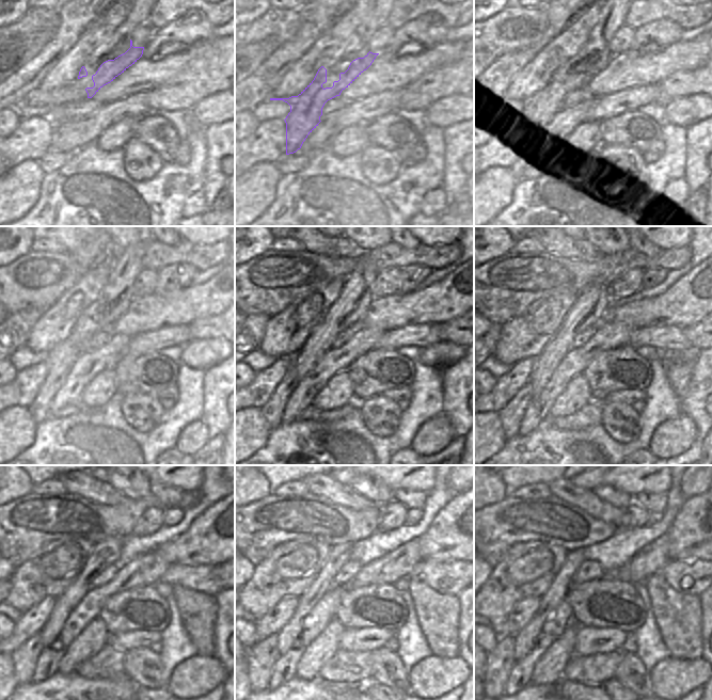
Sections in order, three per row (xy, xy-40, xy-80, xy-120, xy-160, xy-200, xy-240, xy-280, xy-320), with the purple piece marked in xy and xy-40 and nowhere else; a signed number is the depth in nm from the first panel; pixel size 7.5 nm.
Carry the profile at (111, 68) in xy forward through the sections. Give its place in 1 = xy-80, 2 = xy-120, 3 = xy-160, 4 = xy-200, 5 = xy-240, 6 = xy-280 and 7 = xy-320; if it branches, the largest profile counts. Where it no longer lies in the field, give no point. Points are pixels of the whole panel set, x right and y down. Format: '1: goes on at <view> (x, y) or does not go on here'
1: goes on at xy-80 (543, 109)
2: goes on at xy-120 (60, 360)
3: goes on at xy-160 (273, 410)
4: goes on at xy-200 (510, 415)
5: goes on at xy-240 (25, 658)
6: goes on at xy-280 (259, 658)
7: goes on at xy-320 (500, 662)

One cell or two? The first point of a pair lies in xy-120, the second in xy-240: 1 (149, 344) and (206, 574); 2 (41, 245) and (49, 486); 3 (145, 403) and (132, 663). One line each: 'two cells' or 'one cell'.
1: one cell
2: one cell
3: one cell

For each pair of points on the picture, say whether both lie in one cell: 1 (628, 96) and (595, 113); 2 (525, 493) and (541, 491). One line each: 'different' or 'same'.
1: same
2: same

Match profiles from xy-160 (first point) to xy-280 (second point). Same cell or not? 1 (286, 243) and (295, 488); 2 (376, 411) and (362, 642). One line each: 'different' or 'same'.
1: same
2: different

